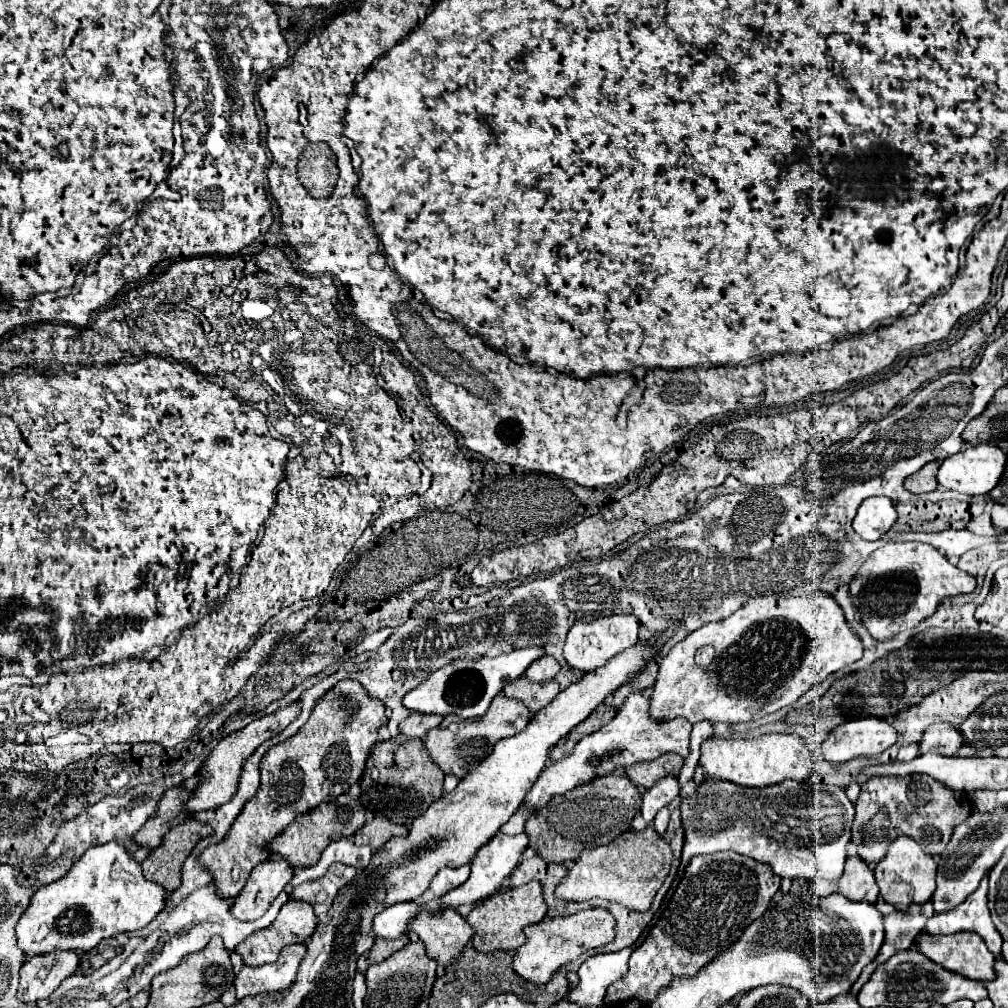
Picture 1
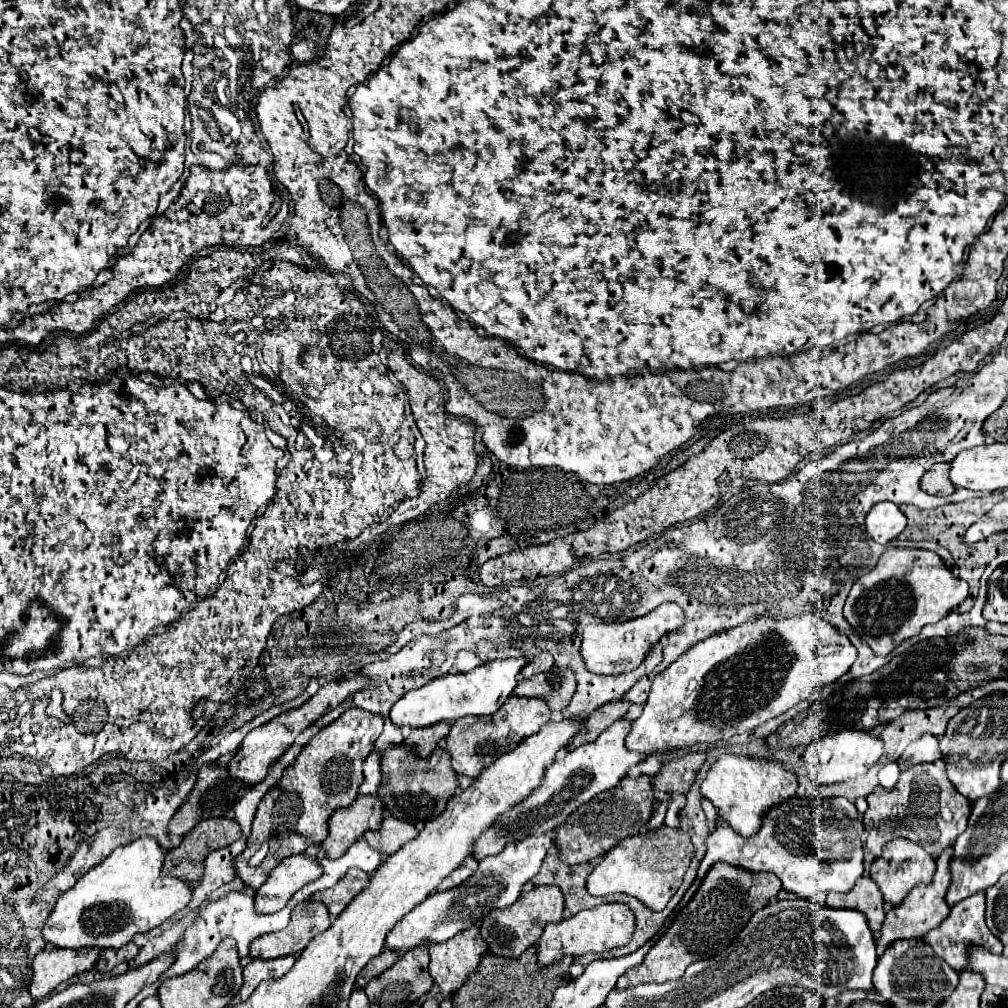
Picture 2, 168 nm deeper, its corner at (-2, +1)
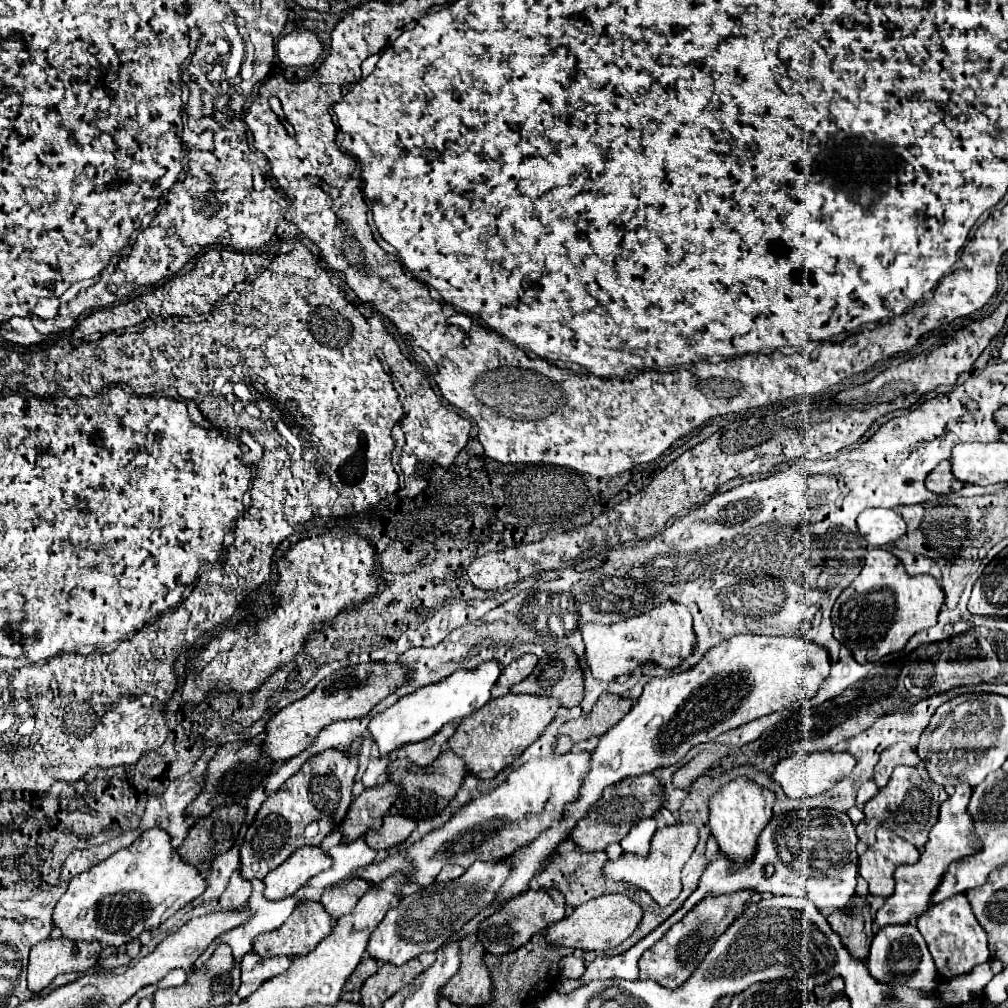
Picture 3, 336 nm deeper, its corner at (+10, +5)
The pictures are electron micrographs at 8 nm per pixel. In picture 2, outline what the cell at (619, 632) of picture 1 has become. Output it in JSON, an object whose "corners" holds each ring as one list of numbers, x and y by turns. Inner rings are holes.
{"corners":[[666,602,642,618,634,618,628,622,616,622,616,624,590,624,584,628,580,654,586,662,586,668,594,674,614,674,616,676,622,672,630,672,636,666,640,666,646,652,660,640,660,636,680,628,682,622,684,622,682,608,674,602]]}

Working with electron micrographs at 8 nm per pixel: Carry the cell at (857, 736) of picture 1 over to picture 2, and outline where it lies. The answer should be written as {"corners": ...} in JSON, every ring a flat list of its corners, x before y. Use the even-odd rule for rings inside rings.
{"corners":[[840,730,840,732,830,732,828,736,810,744,804,752,804,762,808,764,808,772,816,784,834,784,866,774,878,762,882,750,884,750,882,738,874,736,872,732]]}

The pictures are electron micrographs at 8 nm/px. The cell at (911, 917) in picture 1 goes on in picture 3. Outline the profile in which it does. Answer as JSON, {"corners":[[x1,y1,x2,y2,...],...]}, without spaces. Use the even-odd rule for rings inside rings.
{"corners":[[958,784,954,788,954,794,948,796,946,802,940,804,940,818,930,830,930,838,924,846,924,852,920,854,920,860,912,866,898,866,894,872,896,888,892,896,886,898,884,906,876,912,876,924,880,928,888,924,908,924,912,916,920,916,926,912,930,896,934,888,938,886,940,878,948,870,948,866,956,860,962,860,966,856,972,856,974,852,982,850,982,844,978,842,974,834,974,822,968,812,968,802,972,798,972,788,970,784]]}

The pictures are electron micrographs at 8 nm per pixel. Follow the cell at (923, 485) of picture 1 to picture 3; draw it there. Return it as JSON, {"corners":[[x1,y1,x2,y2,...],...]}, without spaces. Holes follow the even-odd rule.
{"corners":[[950,460,938,464,926,478,926,488,930,492,936,492,936,494,948,494,950,490,960,490,964,488,962,480,958,480,954,474,952,474,952,468,950,468]]}

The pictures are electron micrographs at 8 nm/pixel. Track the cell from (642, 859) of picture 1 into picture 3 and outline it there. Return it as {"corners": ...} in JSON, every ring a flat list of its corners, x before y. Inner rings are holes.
{"corners":[[674,824,674,826,664,826,656,830,652,838,652,852,648,856,634,856,634,854,622,854,614,862,606,862,604,874,612,880,622,880,628,884,634,884,642,890,646,890,656,904,668,906,672,900,678,898,682,884,680,884,680,872,684,864,688,862,690,854,694,852,698,844,698,828,694,824]]}

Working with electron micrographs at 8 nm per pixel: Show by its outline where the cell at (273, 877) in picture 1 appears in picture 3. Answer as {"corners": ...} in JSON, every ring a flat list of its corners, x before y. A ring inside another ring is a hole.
{"corners":[[298,848,290,860,282,866,274,868,266,878,264,896,268,900,282,900,292,896,298,888,302,888,312,876,328,870,332,866,332,858,322,848]]}

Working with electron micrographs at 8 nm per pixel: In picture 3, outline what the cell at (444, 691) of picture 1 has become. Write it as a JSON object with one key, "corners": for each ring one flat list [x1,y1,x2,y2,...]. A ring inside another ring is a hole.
{"corners":[[484,662,476,670,458,670,452,676,444,678,438,684,430,684,420,688,412,696,400,698,394,706,390,706,386,712,374,716,368,724,368,730,372,734,372,740,378,744,380,758,388,758,394,750,412,744,412,742,422,742,440,728,452,720,462,720,482,708,490,700,490,690,496,684,500,676,500,666,498,662]]}

